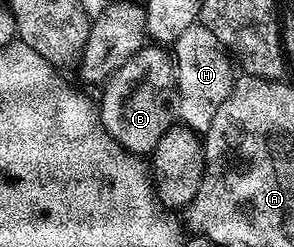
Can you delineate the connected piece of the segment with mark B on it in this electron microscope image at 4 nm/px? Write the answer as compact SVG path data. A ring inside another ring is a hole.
M144 46L114 72L102 85L103 97L98 97L99 117L105 130L123 149L140 158L150 157L161 142L161 134L177 120L175 62L172 53L163 46Z

